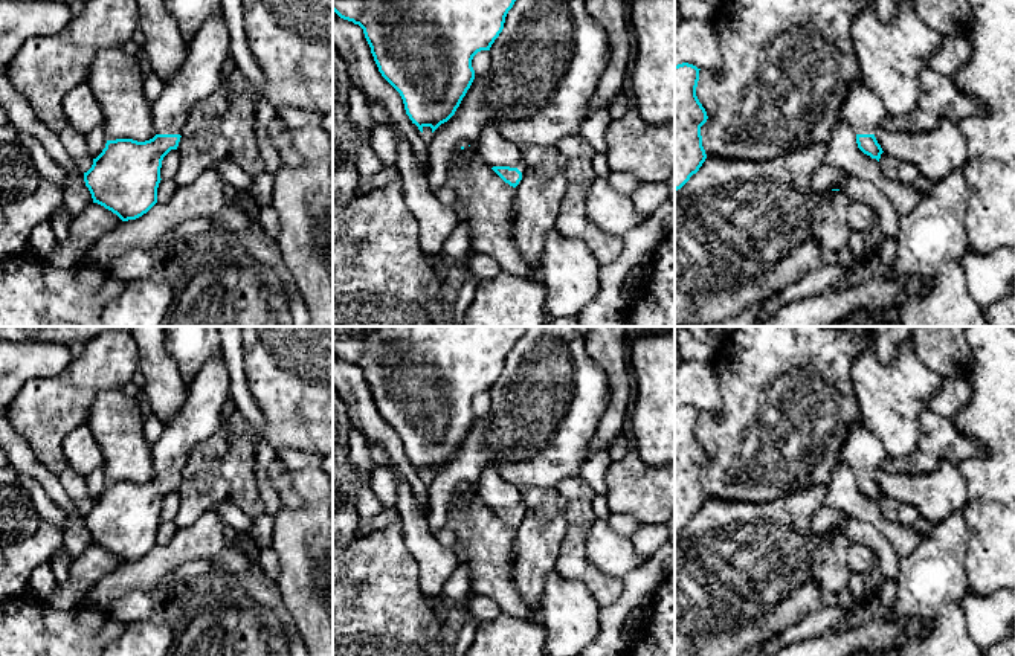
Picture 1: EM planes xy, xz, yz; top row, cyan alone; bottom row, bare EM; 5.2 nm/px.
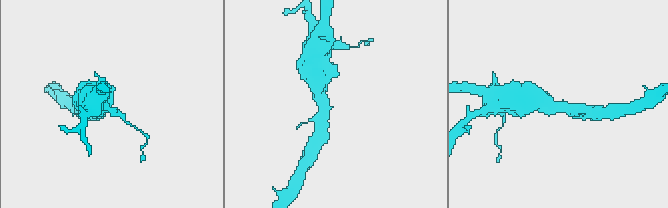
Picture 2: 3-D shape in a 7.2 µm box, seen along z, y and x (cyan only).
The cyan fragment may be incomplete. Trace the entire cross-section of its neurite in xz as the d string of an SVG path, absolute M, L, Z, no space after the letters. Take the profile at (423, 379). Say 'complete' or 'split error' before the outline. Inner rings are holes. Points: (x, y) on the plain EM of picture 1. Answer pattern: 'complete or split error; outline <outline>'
complete; outline M333 326L333 352L343 362L353 363L363 371L365 380L371 389L371 395L382 418L400 435L406 456L423 474L424 468L430 468L432 474L447 464L459 449L462 439L475 421L472 409L473 398L481 392L490 392L495 381L504 371L505 359L514 343L531 326Z

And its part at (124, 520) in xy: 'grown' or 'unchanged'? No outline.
grown

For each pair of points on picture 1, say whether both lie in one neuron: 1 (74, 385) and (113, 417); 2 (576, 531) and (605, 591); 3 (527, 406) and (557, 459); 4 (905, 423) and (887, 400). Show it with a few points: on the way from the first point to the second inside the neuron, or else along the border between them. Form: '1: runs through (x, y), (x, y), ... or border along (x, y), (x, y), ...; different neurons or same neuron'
1: border along (119, 388), (103, 389), (96, 395), (84, 423); different neurons
2: runs through (576, 546), (576, 562), (589, 575); same neuron
3: runs through (538, 420), (538, 440), (544, 446); same neuron
4: runs through (899, 418), (890, 406); same neuron

